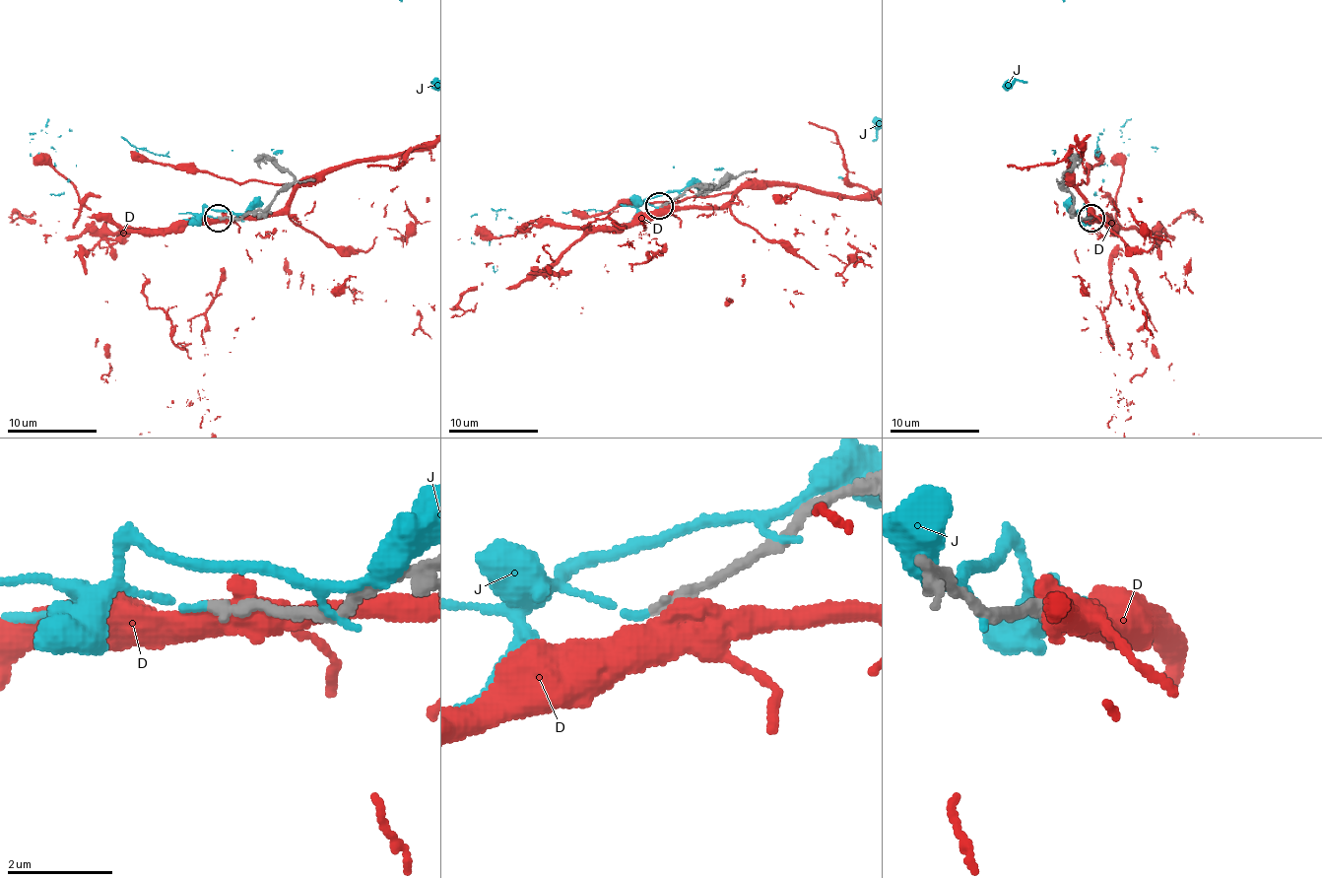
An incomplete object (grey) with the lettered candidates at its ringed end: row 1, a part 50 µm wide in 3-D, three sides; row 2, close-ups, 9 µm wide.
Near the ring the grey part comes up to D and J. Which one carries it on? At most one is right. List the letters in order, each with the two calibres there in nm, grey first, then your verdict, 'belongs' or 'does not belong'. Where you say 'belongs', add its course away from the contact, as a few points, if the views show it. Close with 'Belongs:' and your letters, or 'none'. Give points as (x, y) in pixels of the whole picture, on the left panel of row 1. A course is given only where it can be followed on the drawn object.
D: calibres 240 and 550 nm; does not belong
J: calibres 220 and 110 nm; does not belong
Belongs: none

